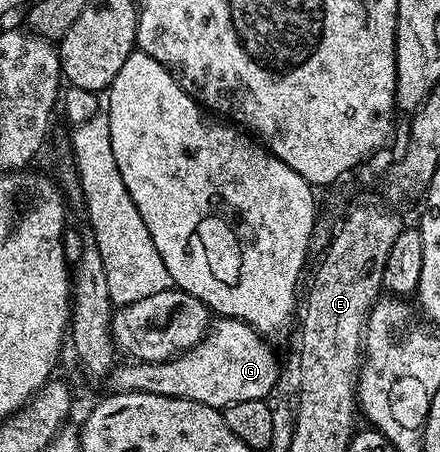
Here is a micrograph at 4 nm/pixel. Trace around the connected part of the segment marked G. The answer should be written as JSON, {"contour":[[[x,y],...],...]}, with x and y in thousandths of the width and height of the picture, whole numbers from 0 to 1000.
{"contour":[[[495,699],[473,737],[441,772],[409,781],[384,799],[325,799],[259,805],[245,819],[248,861],[261,869],[341,869],[425,883],[509,907],[525,892],[561,883],[605,885],[630,852],[630,790],[618,761],[541,701]]]}

